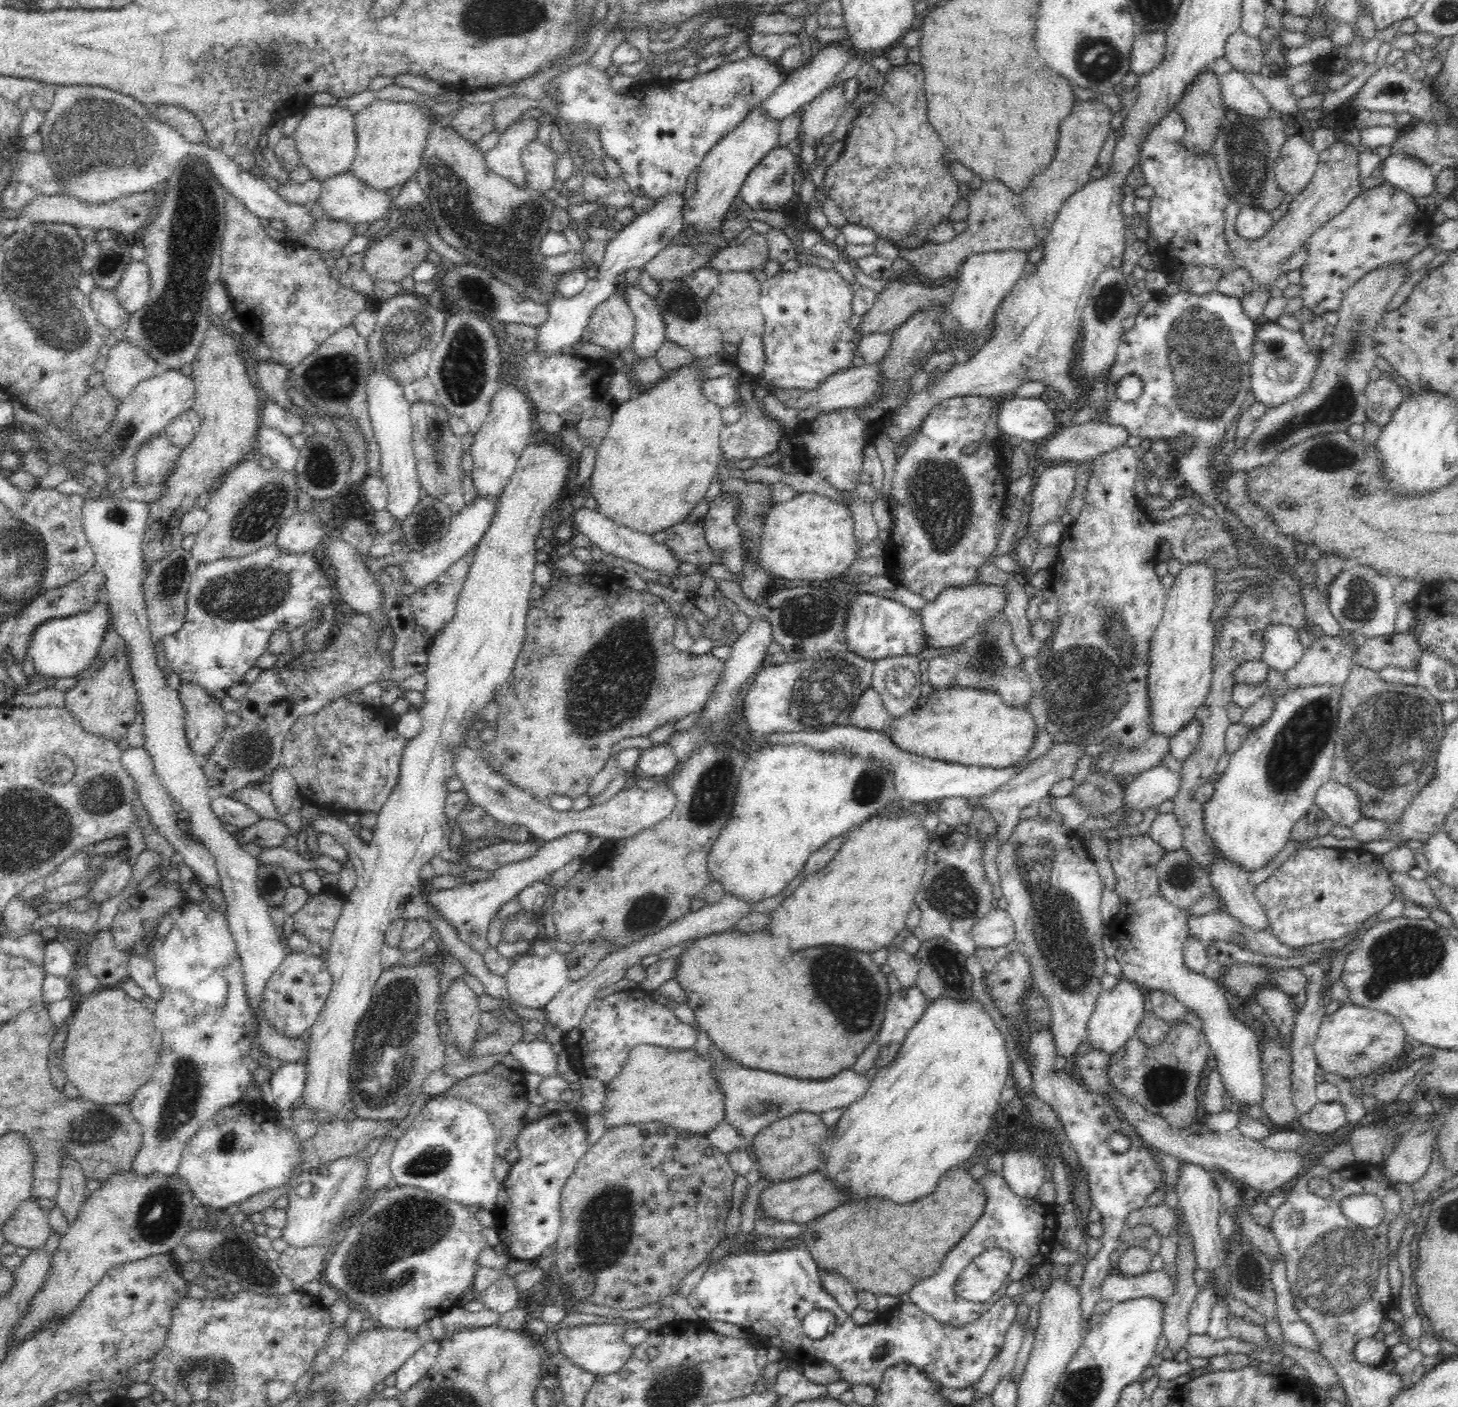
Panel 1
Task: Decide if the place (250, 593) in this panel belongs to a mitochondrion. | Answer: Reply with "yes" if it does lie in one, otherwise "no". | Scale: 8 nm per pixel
yes

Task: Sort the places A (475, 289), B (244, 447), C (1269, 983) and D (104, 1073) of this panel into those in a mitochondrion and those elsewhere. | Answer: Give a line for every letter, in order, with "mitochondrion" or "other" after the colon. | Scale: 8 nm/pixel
A: mitochondrion
B: other
C: other
D: other

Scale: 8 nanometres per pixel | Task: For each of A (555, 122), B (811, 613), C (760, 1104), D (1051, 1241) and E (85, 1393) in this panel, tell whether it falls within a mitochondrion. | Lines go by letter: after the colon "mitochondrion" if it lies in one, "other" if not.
A: other
B: mitochondrion
C: mitochondrion
D: other
E: other

